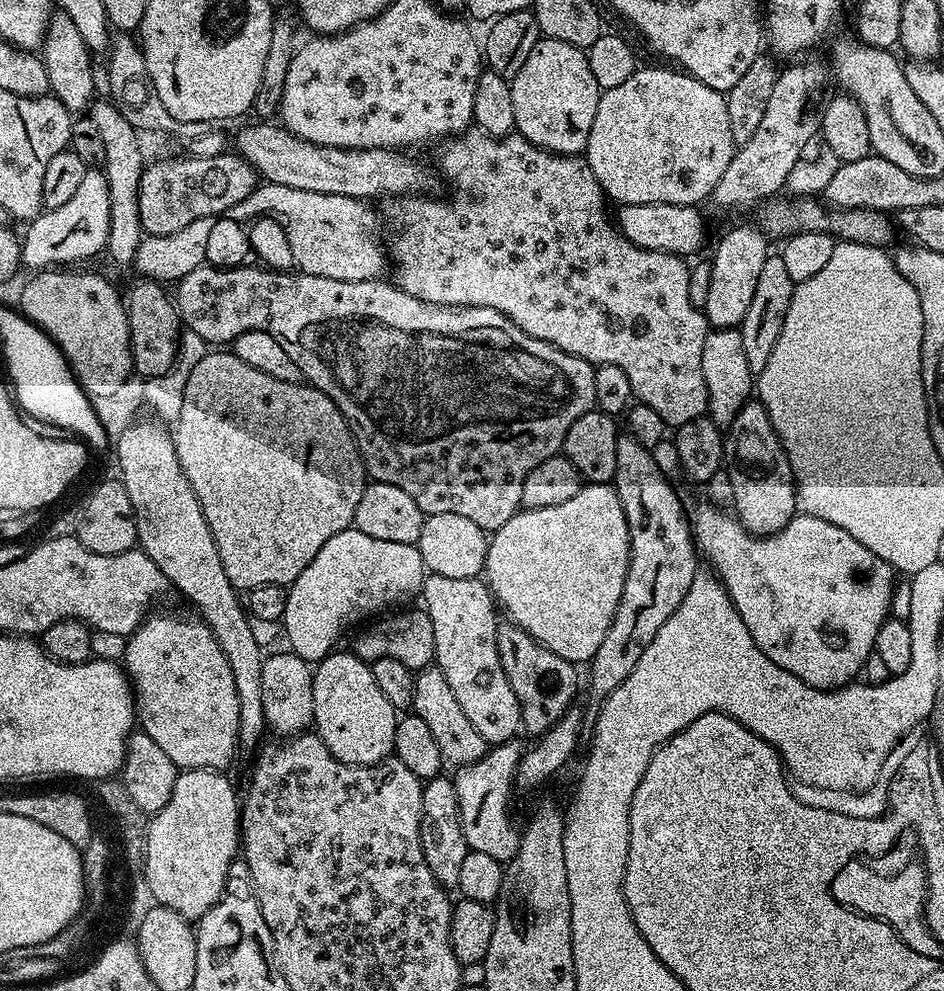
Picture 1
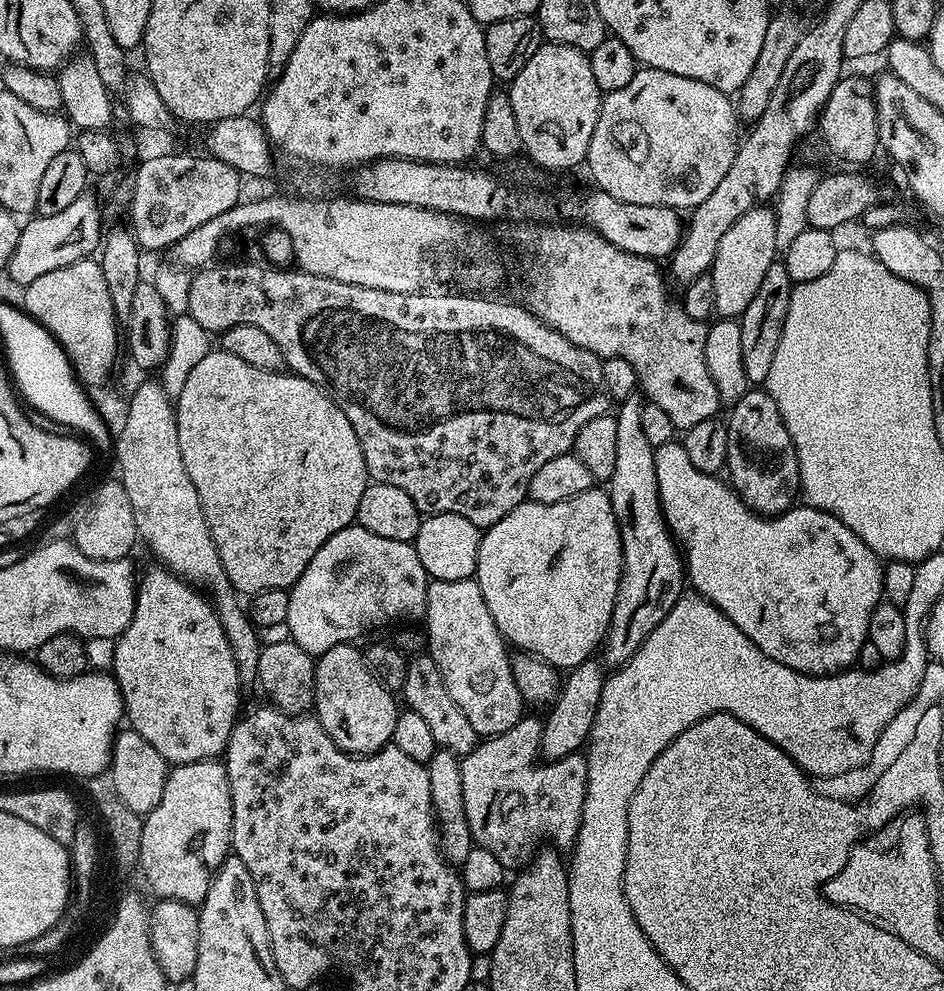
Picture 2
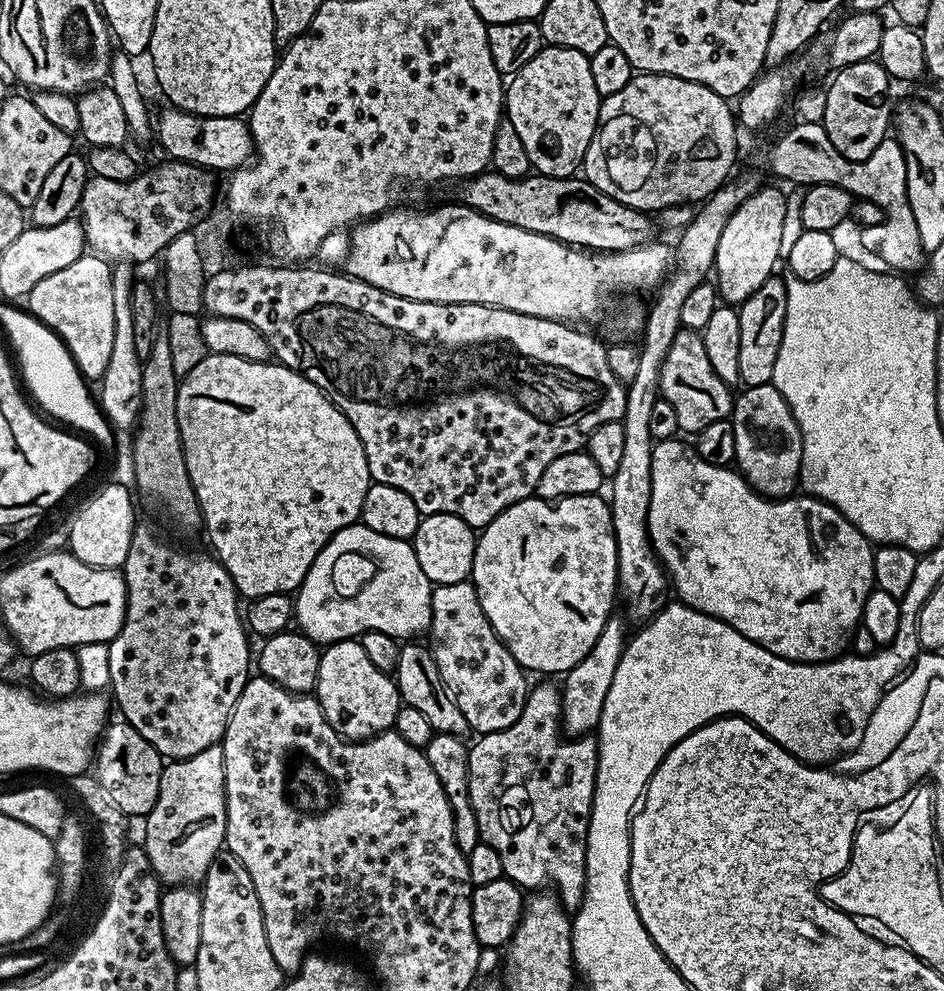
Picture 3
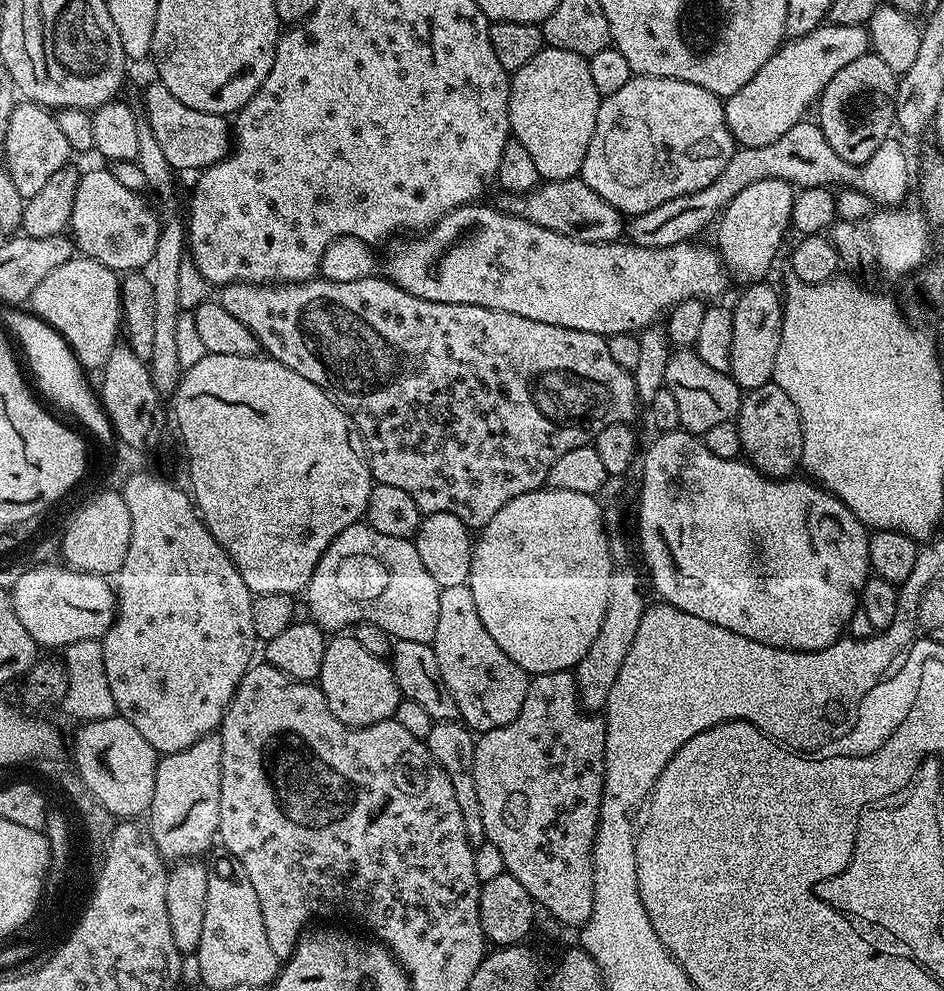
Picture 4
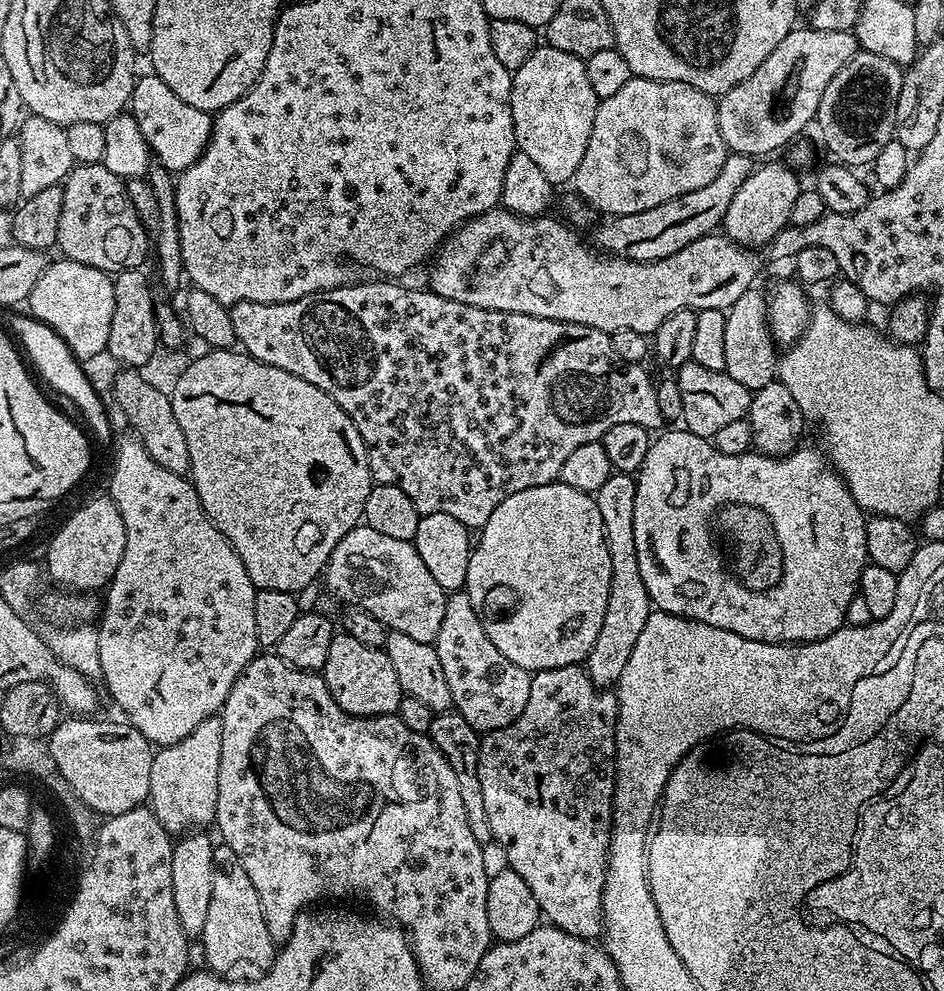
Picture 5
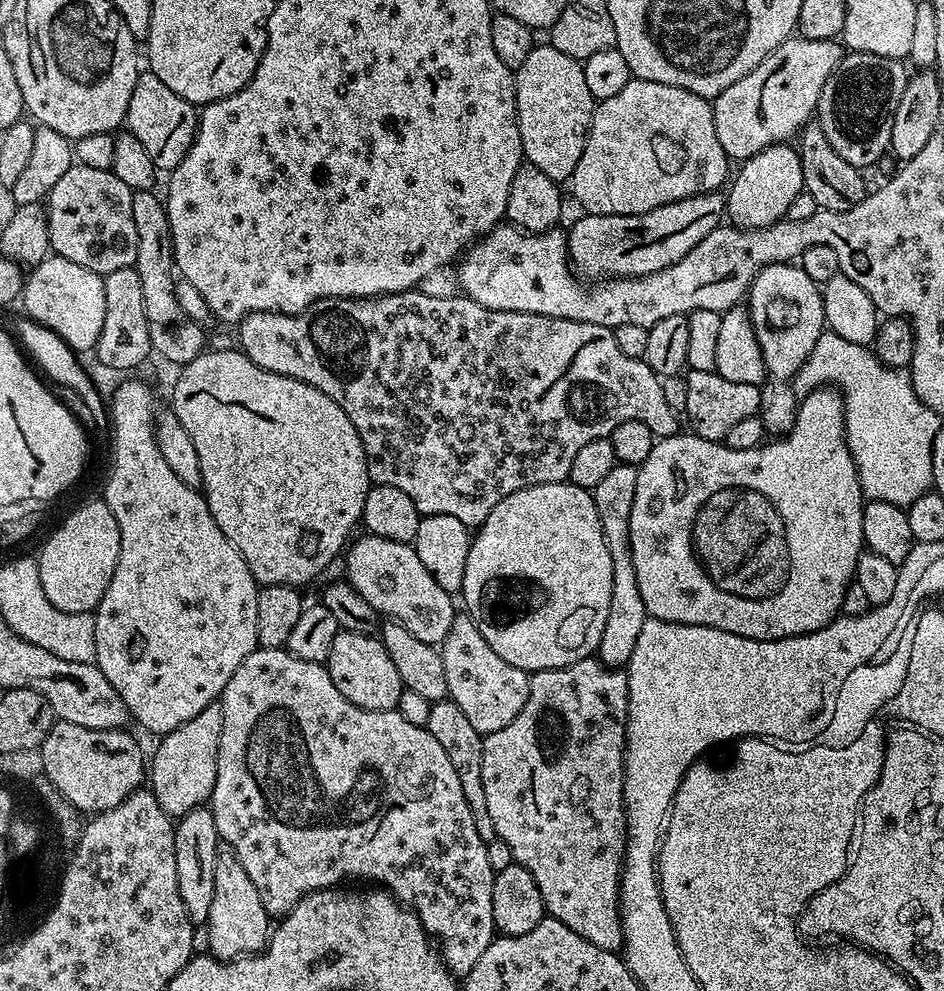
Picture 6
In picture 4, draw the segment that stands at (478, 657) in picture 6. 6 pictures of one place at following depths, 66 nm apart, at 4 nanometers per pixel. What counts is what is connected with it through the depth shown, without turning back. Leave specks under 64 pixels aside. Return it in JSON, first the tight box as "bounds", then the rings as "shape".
{"bounds":[432,584,529,734],"shape":[[[467,584],[440,589],[438,598],[438,630],[434,630],[432,639],[434,658],[438,658],[438,666],[442,670],[442,682],[446,682],[446,690],[454,694],[454,702],[460,711],[459,719],[473,733],[483,734],[498,726],[506,726],[518,718],[518,710],[522,710],[522,702],[526,702],[529,673],[523,672],[514,661],[506,658],[502,646],[490,638],[486,626],[482,626],[482,618],[478,618],[478,606],[474,606],[474,594]]]}

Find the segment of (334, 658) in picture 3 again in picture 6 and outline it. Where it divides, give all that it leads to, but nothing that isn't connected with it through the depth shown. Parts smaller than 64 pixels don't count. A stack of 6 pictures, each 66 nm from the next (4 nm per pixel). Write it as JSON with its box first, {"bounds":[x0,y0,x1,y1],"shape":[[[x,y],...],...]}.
{"bounds":[326,630,405,712],"shape":[[[341,630],[334,638],[334,646],[330,646],[326,667],[342,698],[354,702],[354,706],[359,708],[390,712],[404,693],[405,687],[402,678],[398,678],[398,669],[390,659],[386,646],[376,636]]]}

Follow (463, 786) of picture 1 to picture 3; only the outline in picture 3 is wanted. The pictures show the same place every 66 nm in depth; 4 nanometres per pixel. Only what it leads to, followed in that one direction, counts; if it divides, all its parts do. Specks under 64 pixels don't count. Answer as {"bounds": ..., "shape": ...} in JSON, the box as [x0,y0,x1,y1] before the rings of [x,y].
{"bounds":[468,683,598,910],"shape":[[[533,683],[522,706],[522,714],[518,714],[518,722],[506,730],[483,733],[477,739],[480,741],[469,747],[468,793],[470,806],[474,806],[474,818],[478,818],[481,841],[498,850],[504,876],[524,890],[540,890],[545,885],[553,884],[548,886],[559,896],[560,903],[569,910],[575,910],[584,897],[586,834],[594,802],[594,782],[598,774],[598,746],[591,735],[575,738],[562,735],[561,693],[557,685],[555,688],[552,684]]]}

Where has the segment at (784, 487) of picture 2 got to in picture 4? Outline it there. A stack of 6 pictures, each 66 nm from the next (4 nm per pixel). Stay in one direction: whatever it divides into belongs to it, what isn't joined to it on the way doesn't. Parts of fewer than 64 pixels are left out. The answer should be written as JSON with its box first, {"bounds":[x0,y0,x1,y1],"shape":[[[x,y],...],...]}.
{"bounds":[735,382,802,478],"shape":[[[771,382],[747,389],[740,401],[740,413],[735,418],[740,438],[740,450],[747,463],[753,464],[764,476],[788,478],[798,468],[802,458],[802,422],[798,406],[790,402],[786,390]]]}

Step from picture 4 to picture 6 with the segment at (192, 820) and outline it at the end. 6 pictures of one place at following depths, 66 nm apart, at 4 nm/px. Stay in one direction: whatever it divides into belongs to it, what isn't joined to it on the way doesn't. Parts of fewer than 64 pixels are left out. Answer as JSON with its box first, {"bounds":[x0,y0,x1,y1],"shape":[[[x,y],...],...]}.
{"bounds":[150,703,222,818],"shape":[[[219,703],[206,706],[202,714],[194,714],[190,722],[182,722],[174,730],[159,737],[160,745],[150,756],[150,790],[158,798],[158,806],[173,818],[185,816],[190,810],[207,805],[212,798],[218,742],[222,738],[222,710]]]}

